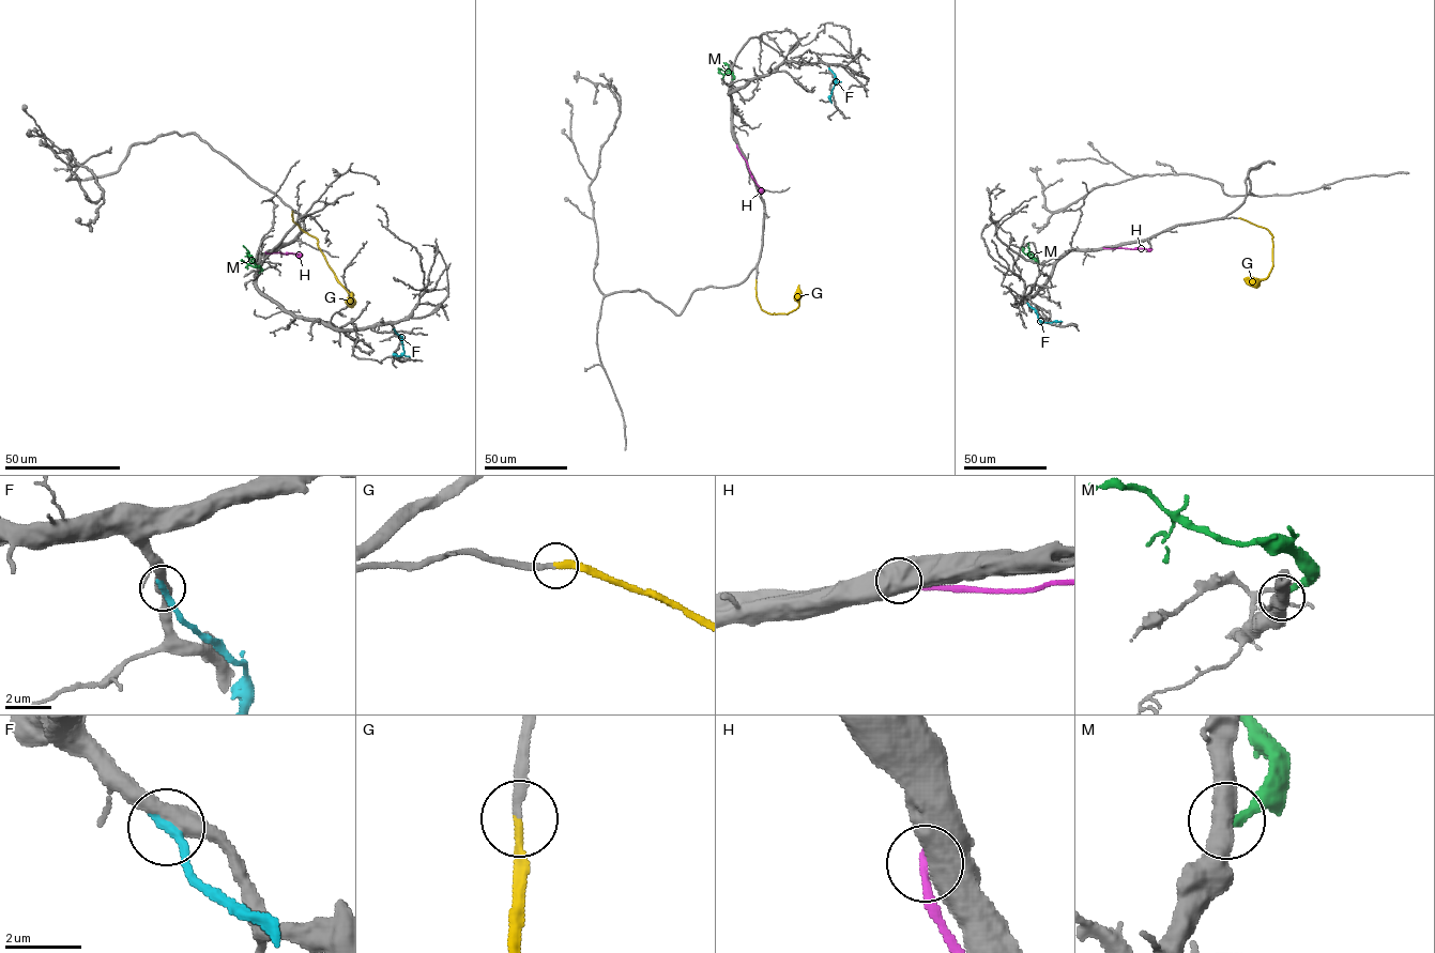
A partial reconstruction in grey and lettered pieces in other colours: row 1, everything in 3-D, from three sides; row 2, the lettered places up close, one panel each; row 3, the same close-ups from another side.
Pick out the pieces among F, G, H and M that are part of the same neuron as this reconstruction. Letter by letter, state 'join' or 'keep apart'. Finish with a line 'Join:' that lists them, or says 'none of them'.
F: keep apart
G: join
H: keep apart
M: keep apart
Join: G

